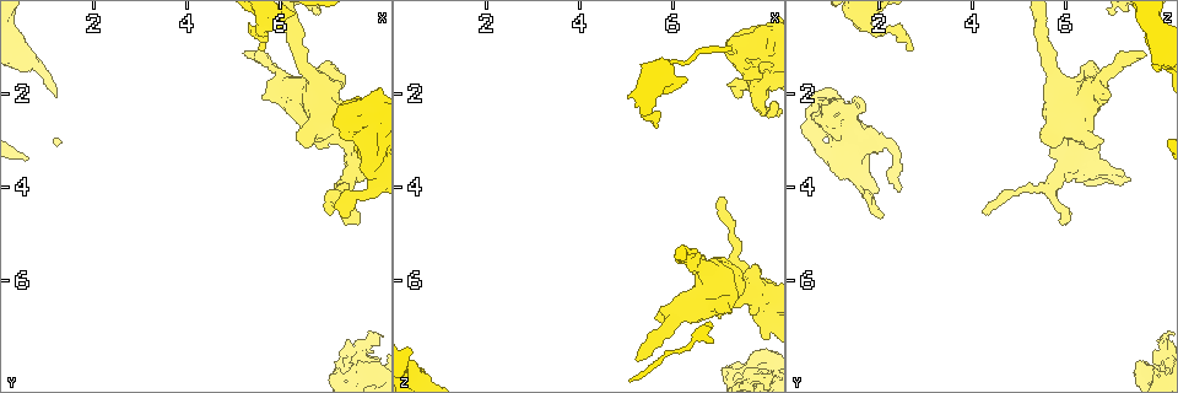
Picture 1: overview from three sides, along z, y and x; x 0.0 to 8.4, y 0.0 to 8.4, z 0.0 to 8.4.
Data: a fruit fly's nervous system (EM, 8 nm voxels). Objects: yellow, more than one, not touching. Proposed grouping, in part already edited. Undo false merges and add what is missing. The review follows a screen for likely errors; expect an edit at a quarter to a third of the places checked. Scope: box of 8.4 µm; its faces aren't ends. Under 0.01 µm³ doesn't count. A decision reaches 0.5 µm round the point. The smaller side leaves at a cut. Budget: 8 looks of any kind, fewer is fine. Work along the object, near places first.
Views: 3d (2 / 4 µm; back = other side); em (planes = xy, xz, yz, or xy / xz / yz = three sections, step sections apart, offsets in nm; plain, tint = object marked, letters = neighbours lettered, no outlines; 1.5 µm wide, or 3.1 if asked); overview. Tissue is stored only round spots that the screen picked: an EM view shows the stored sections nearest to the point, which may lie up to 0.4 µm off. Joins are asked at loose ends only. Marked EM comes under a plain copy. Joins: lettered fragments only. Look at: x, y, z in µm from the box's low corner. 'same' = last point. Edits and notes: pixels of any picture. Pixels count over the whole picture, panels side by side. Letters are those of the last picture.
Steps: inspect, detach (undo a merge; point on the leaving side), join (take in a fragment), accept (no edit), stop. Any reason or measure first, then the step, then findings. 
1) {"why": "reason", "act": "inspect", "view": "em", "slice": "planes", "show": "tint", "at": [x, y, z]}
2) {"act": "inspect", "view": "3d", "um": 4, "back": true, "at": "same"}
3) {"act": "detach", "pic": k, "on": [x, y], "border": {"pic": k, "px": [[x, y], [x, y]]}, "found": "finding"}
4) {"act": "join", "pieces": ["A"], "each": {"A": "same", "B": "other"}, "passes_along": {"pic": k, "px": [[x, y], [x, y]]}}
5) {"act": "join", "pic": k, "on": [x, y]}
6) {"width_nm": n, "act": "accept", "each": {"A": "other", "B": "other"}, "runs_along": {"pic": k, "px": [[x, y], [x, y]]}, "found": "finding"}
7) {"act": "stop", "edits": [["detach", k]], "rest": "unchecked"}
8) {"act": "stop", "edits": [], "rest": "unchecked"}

{"act": "inspect", "view": "3d", "um": 4, "at": [7.65, 4.80, 5.95]}

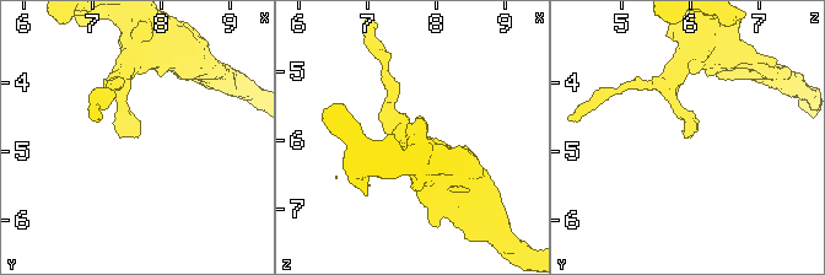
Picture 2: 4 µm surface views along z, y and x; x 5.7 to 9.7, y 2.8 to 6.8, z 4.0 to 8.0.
{"why": "now the EM", "act": "inspect", "view": "em", "slice": "planes", "show": "letters", "at": [7.60, 4.80, 5.95]}

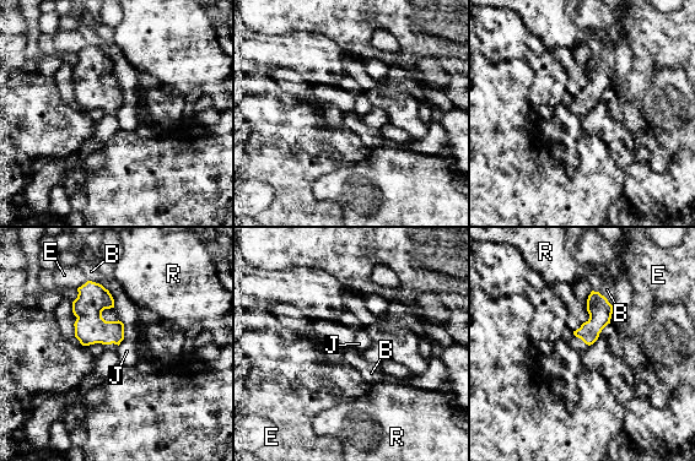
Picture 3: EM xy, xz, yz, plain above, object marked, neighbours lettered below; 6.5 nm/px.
{"act": "accept", "each": {"B": "other", "E": "other", "J": "other", "R": "other"}, "border": {"pic": 3, "px": [[598, 292], [607, 299], [613, 310]]}, "found": "no lettered fragment goes on from it"}

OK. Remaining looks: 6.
{"why": "an open end", "act": "inspect", "view": "3d", "um": 2, "at": [7.75, 2.10, 1.55]}

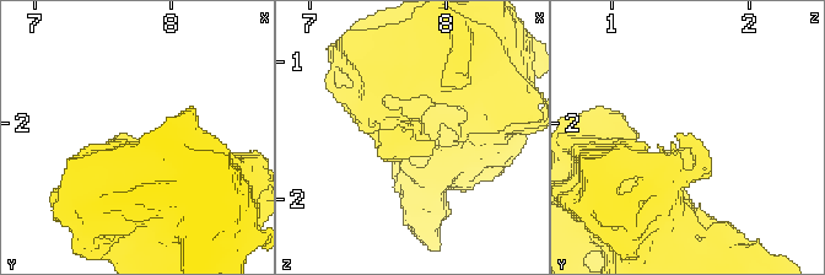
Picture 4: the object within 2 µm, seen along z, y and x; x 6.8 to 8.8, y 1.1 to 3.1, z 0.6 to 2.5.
{"act": "inspect", "view": "em", "slice": "planes", "show": "letters", "at": [7.70, 2.08, 1.54]}

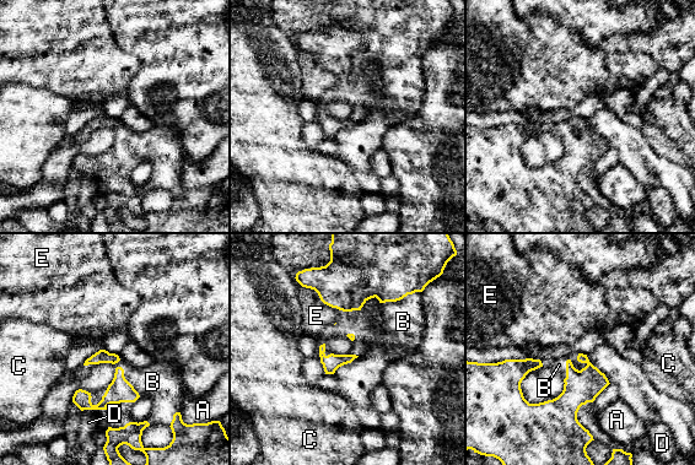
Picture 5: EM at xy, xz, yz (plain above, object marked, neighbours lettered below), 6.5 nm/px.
{"act": "join", "pieces": ["B"], "each": {"A": "other", "B": "same", "C": "other", "D": "other", "E": "other"}, "passes_along": {"pic": 5, "px": [[119, 390], [125, 379], [152, 382]]}, "found": "it goes on there"}

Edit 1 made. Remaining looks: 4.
{"why": "thick end", "act": "inspect", "view": "3d", "um": 4, "at": [7.80, 7.75, 7.60]}

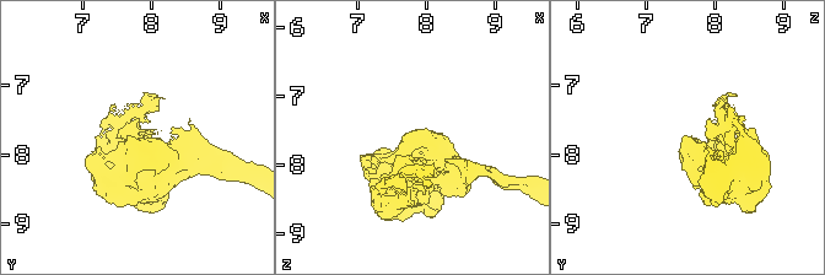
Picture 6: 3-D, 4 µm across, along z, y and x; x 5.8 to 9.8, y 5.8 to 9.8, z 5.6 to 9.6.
{"act": "inspect", "view": "em", "slice": "planes", "show": "letters", "at": [7.85, 7.75, 7.65]}

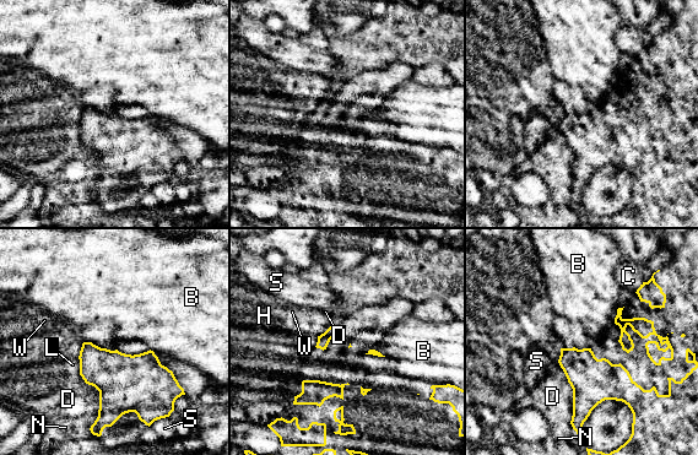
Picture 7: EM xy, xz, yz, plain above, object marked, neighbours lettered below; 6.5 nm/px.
{"act": "accept", "each": {"B": "other", "C": "other", "D": "other", "H": "other", "L": "other", "N": "other", "S": "other", "W": "other"}, "border": {"pic": 7, "px": [[613, 318], [615, 323]]}, "found": "no lettered fragment goes on from it"}

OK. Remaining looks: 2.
{"act": "stop", "edits": [["join", 5]], "rest": "unchecked"}

